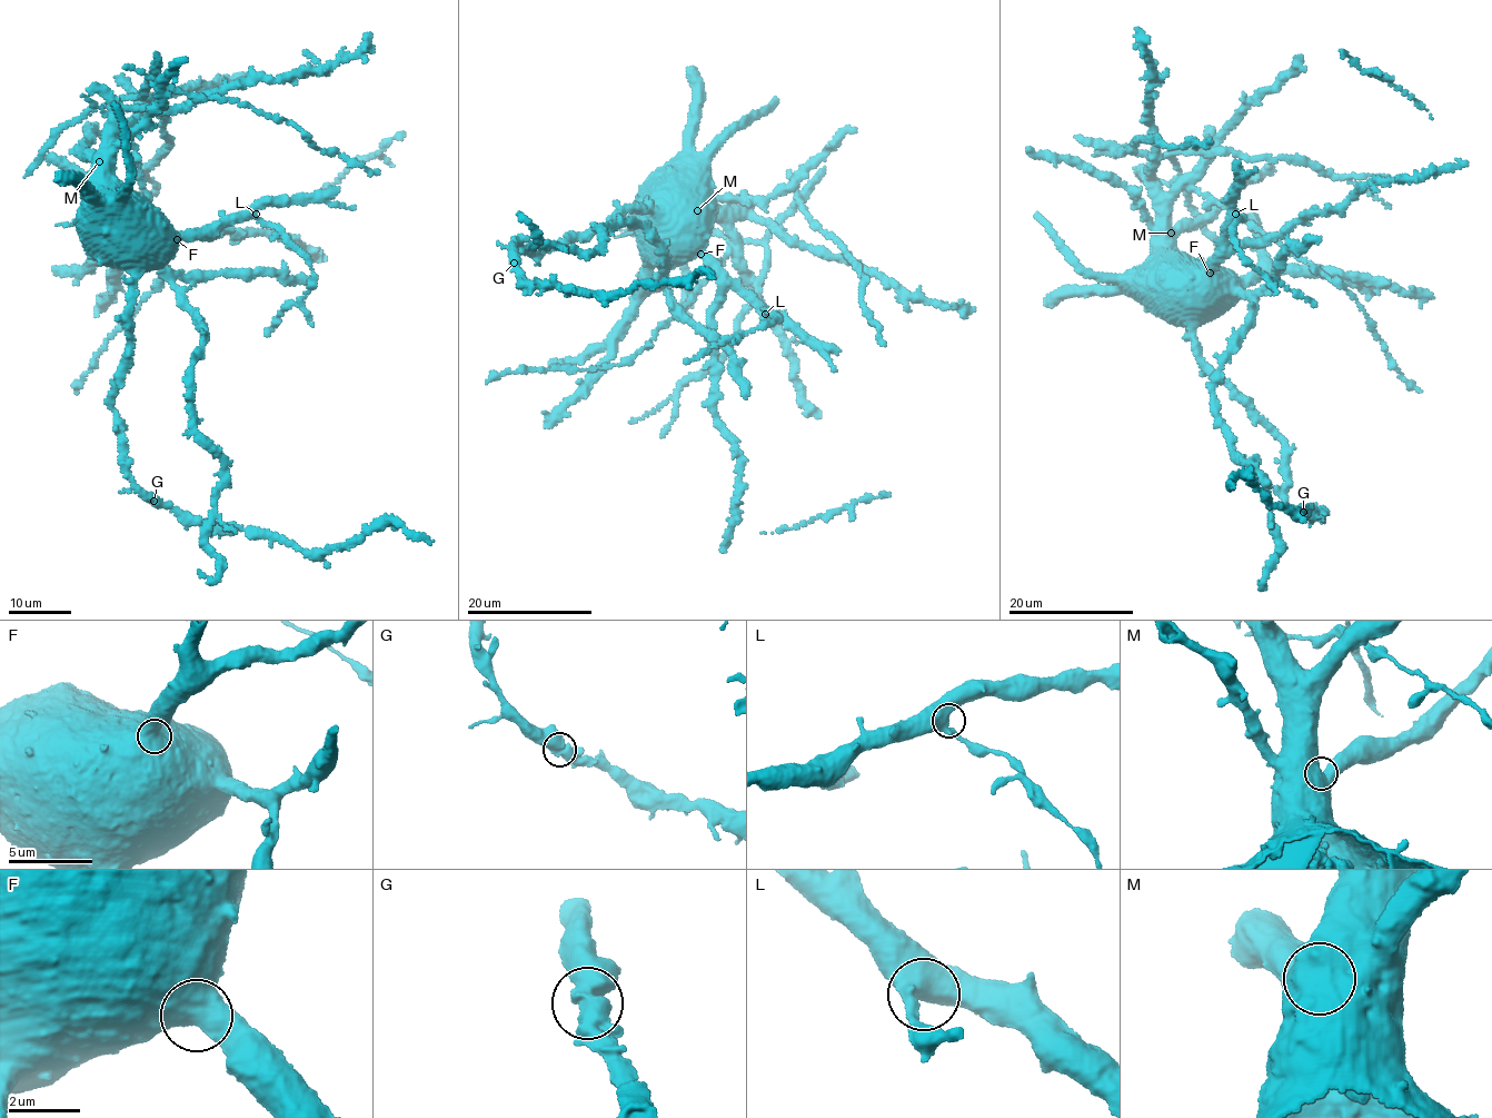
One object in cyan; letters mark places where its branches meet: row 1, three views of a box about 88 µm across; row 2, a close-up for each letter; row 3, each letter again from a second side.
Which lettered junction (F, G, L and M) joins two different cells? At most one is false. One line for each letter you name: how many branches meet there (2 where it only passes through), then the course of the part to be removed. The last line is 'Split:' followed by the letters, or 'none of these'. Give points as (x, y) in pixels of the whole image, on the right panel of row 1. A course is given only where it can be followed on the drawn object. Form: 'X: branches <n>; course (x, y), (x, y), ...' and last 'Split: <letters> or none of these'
Split: none of these

